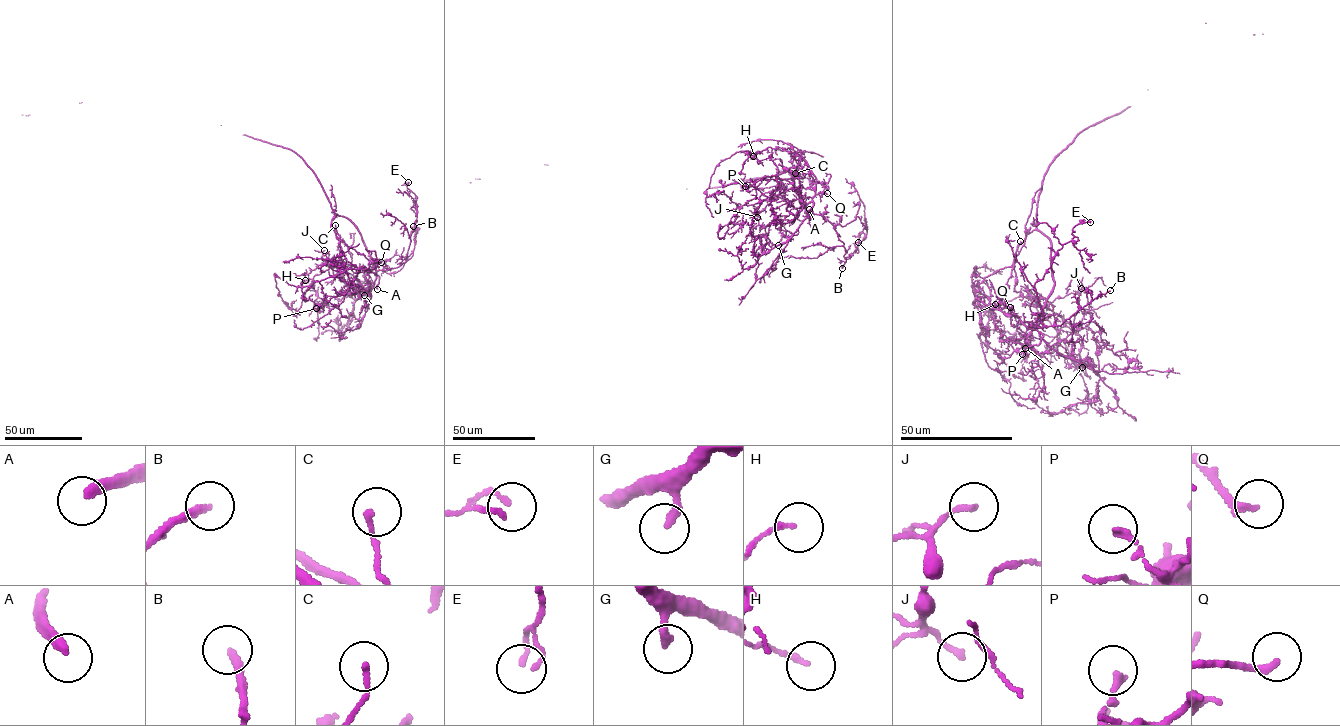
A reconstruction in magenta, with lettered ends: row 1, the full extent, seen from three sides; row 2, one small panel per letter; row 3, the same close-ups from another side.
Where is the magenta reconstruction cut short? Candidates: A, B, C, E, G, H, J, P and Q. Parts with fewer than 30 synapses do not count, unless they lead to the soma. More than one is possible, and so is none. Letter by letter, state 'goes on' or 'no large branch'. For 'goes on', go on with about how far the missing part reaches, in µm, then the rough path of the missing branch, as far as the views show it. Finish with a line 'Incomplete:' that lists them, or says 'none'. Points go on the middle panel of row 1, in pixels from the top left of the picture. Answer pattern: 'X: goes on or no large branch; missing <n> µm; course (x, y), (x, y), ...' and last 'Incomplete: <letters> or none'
A: goes on; missing 30 µm; course (809, 209), (818, 205), (833, 186), (832, 178)
B: goes on; missing 45 µm; course (842, 268), (827, 285), (805, 296)
C: no large branch
E: no large branch
G: goes on; missing 30 µm
H: no large branch
J: no large branch
P: no large branch
Q: goes on; missing 15 µm; course (827, 193), (830, 204), (838, 207)
Incomplete: A, B, G, Q

